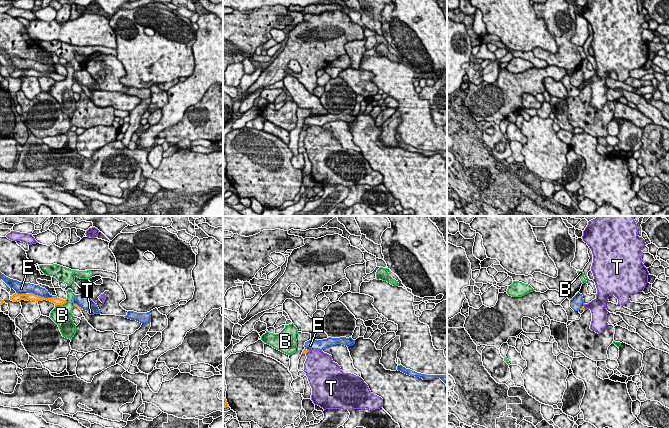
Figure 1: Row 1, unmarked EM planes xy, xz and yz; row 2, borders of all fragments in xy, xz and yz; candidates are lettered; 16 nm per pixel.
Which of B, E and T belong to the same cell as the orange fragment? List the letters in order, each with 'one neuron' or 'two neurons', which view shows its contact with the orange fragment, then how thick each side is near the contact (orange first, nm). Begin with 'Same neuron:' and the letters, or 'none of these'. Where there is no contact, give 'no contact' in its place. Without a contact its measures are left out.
Same neuron: none of these
B: two neurons | xy | 130/320 nm
E: two neurons | xy | 130/160 nm
T: two neurons | yz | 50/260 nm

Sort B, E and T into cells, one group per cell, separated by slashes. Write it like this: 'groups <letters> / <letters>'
groups B / E / T

